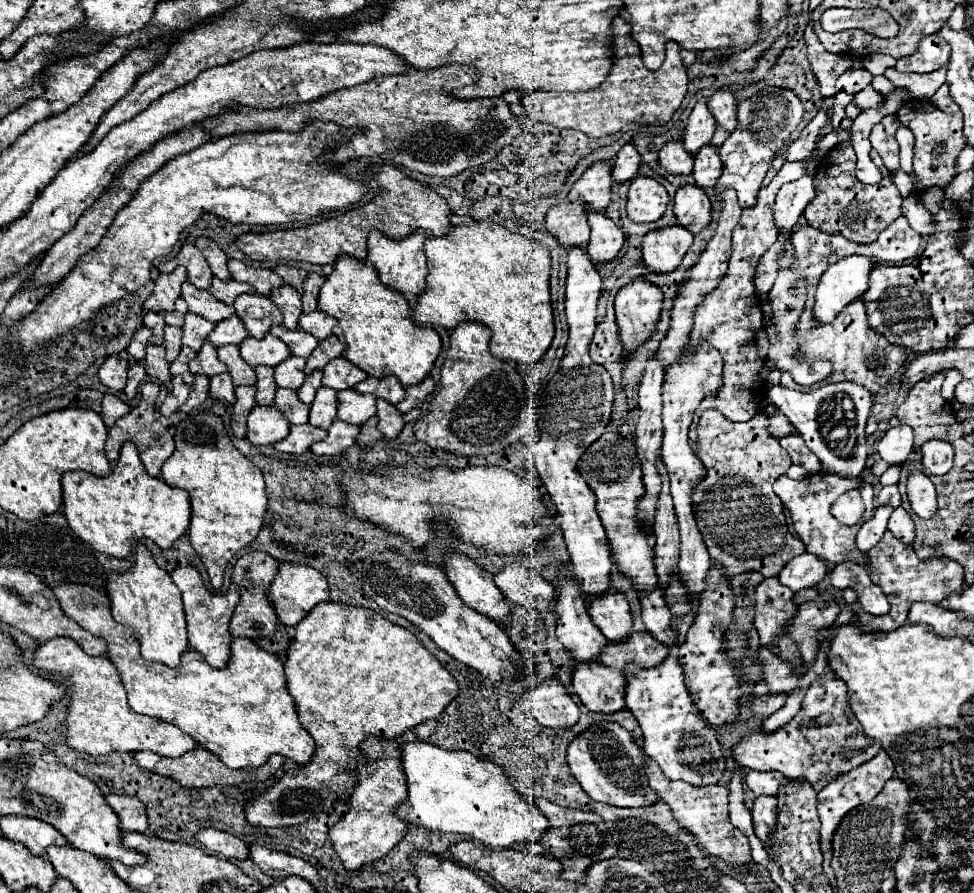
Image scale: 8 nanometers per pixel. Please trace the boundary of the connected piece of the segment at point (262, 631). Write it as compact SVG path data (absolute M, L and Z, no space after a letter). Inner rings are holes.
M249 551L235 563L231 577L241 589L241 601L235 607L235 613L233 613L233 619L229 625L229 631L233 637L245 637L245 639L249 637L251 641L259 641L259 639L267 639L275 633L279 619L277 619L275 607L269 599L269 587L275 581L277 571L279 571L279 561L261 551Z

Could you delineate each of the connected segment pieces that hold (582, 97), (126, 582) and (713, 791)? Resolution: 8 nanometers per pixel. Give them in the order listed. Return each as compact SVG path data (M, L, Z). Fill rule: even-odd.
M617 15L611 23L611 29L613 29L613 67L611 67L607 79L599 87L595 87L591 91L581 91L581 93L521 91L523 103L525 103L525 107L533 119L543 121L543 123L551 123L559 129L577 129L577 131L583 131L591 137L605 137L605 135L617 133L627 123L665 123L671 119L671 115L679 109L679 105L687 93L687 83L689 83L685 67L683 67L681 57L679 57L681 47L675 41L667 41L667 57L665 57L663 65L657 71L647 71L647 67L641 61L639 45L629 37L631 27L627 25L627 21Z
M145 545L137 547L137 561L129 571L113 573L109 577L107 593L111 599L113 619L121 625L131 627L141 645L141 657L169 667L179 667L181 655L189 649L181 591L173 583L171 575L157 567Z
M645 755L645 773L647 773L647 779L649 779L649 787L655 789L655 793L671 807L677 823L681 827L685 827L709 855L719 857L729 867L737 867L741 871L749 869L751 845L749 845L747 835L743 831L739 831L737 827L733 827L731 821L729 821L729 811L727 811L729 789L725 785L715 783L715 785L695 787L695 785L683 783L683 781L681 783L679 781L669 781L661 773L655 759L651 759L647 755Z

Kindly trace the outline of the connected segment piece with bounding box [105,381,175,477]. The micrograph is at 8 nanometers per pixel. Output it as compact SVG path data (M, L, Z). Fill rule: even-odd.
M149 381L141 387L141 401L137 407L133 407L125 417L117 419L117 423L109 429L109 435L107 435L107 443L105 443L105 457L109 461L115 461L119 457L119 449L125 441L131 441L135 443L137 451L139 451L139 457L141 457L141 463L145 467L145 471L151 475L151 477L159 477L161 475L161 467L163 463L171 457L171 453L175 451L175 443L173 443L173 437L171 433L155 419L155 401L157 401L157 393L159 393L159 385Z

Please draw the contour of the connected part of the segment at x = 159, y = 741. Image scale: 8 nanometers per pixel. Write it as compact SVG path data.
M67 637L41 643L33 653L33 667L41 673L55 673L73 685L73 695L65 719L65 743L75 751L89 755L107 755L111 751L153 751L163 757L179 757L197 747L197 741L179 727L161 719L135 713L125 697L125 689L115 665L107 657L91 657Z

